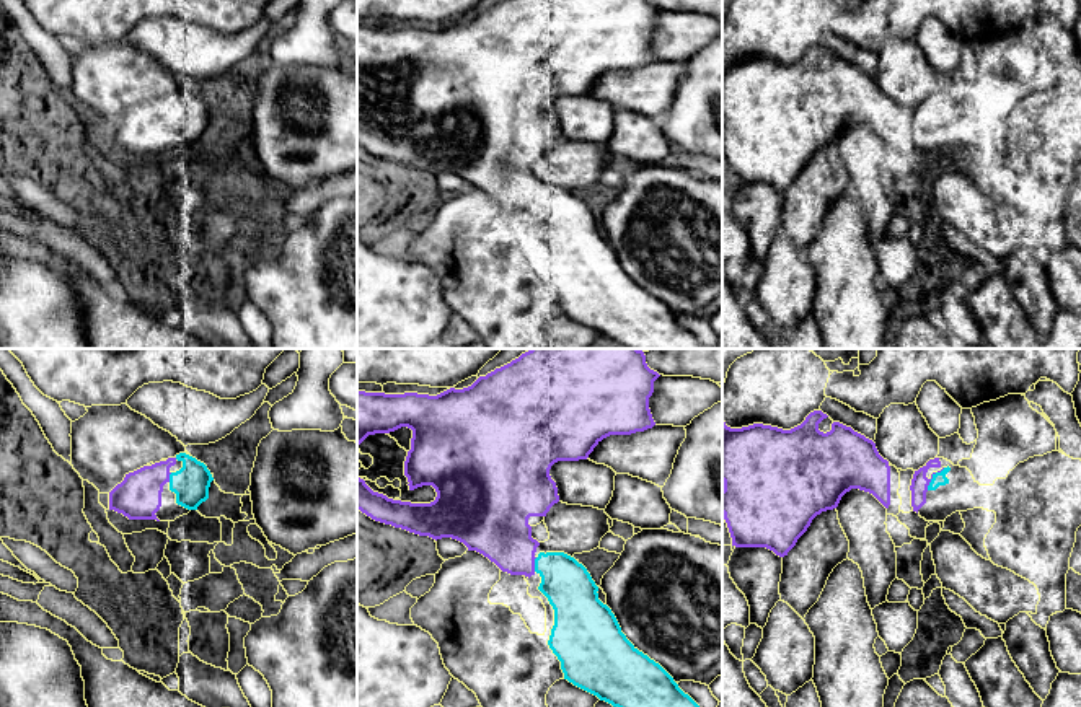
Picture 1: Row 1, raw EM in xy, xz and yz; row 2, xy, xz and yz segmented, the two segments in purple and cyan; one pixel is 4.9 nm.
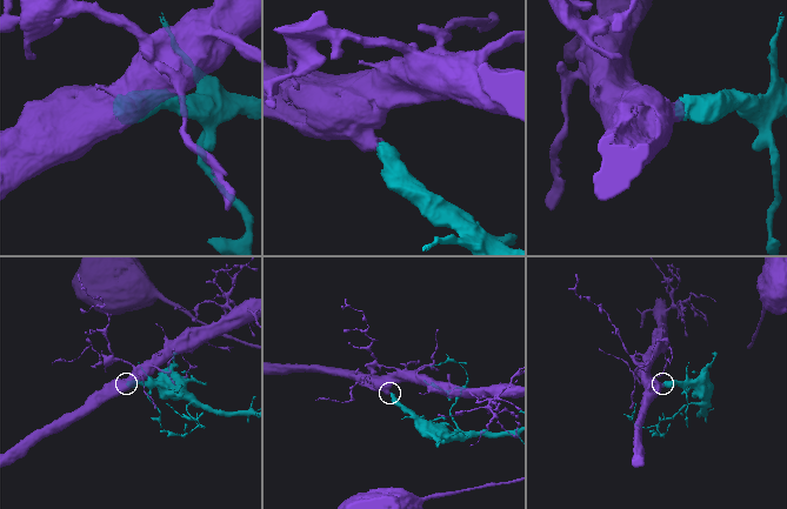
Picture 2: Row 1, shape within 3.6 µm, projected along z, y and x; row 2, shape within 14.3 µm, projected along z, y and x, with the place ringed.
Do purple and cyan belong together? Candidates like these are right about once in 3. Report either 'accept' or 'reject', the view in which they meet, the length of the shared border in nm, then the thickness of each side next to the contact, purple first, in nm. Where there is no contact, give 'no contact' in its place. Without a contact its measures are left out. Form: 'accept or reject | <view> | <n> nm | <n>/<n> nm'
accept | yz | 140 nm | 90/70 nm

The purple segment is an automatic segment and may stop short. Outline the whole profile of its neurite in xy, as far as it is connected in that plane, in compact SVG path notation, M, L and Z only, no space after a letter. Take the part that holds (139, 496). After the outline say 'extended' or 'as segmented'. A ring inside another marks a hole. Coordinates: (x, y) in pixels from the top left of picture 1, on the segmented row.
M179 453L166 461L143 466L126 474L124 481L109 492L109 510L122 513L129 520L157 520L161 507L163 485L176 494L176 503L197 510L209 498L214 481L207 466L196 458Z | extended

